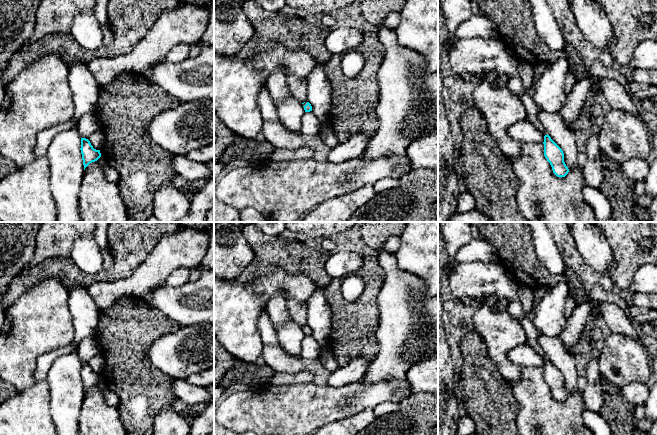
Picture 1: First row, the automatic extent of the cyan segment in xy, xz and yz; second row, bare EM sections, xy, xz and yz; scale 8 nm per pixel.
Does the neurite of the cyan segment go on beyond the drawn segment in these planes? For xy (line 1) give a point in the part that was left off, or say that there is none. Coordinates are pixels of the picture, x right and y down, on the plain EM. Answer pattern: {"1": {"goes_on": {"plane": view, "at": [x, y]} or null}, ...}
{"1": {"goes_on": null}}

